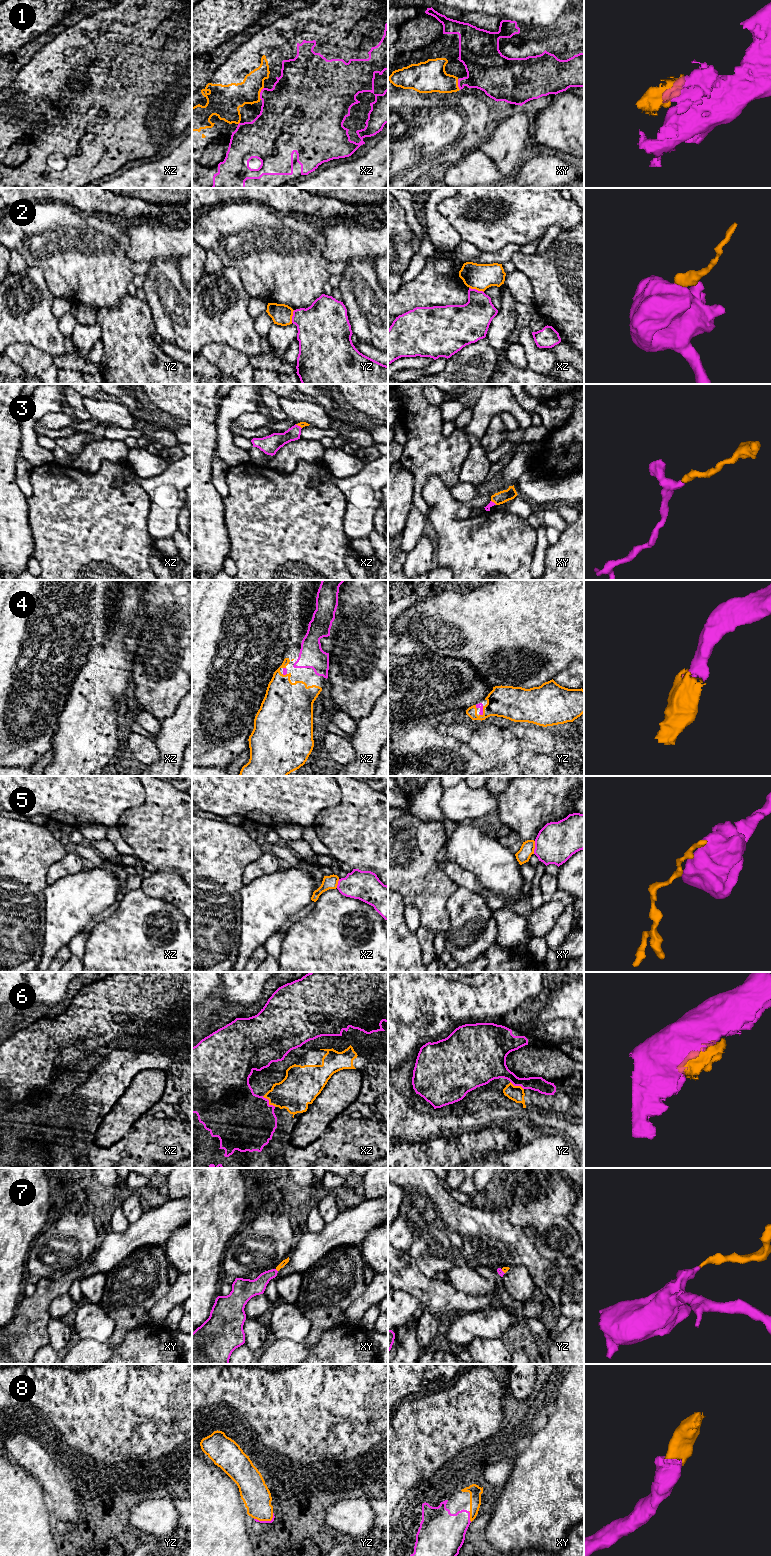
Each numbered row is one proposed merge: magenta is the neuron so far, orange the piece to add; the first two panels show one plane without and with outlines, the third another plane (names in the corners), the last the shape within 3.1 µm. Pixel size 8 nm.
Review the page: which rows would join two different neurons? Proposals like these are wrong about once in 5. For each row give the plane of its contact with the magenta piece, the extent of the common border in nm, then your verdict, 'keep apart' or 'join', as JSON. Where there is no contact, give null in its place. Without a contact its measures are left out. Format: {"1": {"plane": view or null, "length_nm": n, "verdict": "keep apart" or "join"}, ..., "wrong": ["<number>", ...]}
{"1": {"plane": "xz", "length_nm": 110, "verdict": "join"}, "2": {"plane": "xz", "length_nm": 130, "verdict": "keep apart"}, "3": {"plane": "xz", "length_nm": 70, "verdict": "join"}, "4": {"plane": "yz", "length_nm": 80, "verdict": "join"}, "5": {"plane": "xy", "length_nm": 110, "verdict": "keep apart"}, "6": {"plane": "xz", "length_nm": 140, "verdict": "keep apart"}, "7": {"plane": "xy", "length_nm": 30, "verdict": "join"}, "8": {"plane": "xy", "length_nm": 90, "verdict": "join"}, "wrong": ["2", "5", "6"]}

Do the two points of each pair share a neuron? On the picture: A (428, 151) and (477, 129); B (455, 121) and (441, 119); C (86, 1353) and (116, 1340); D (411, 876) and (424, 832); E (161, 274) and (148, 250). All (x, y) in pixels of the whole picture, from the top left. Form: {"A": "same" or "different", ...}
{"A": "same", "B": "same", "C": "same", "D": "same", "E": "different"}

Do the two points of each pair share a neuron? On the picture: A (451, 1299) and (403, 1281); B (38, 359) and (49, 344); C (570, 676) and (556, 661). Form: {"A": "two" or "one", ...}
{"A": "one", "B": "two", "C": "two"}

